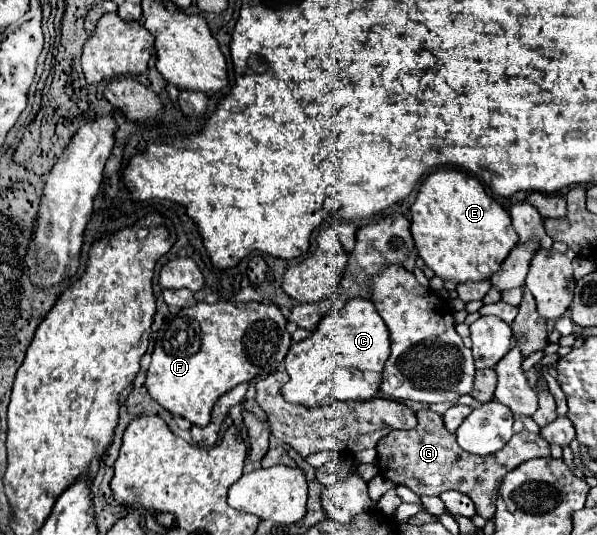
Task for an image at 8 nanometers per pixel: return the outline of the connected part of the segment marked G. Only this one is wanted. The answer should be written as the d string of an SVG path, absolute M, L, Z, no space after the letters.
M421 409L417 411L417 427L409 431L391 431L387 437L383 437L377 445L377 459L379 459L379 471L385 479L393 481L395 485L405 485L417 495L439 495L443 491L455 489L471 497L475 503L477 515L483 519L489 519L495 515L495 501L497 501L497 489L511 469L521 465L523 461L529 461L533 457L547 457L549 455L549 443L543 441L543 437L533 435L529 431L515 433L511 441L497 453L479 457L463 451L455 435L445 429L441 417L435 411Z

